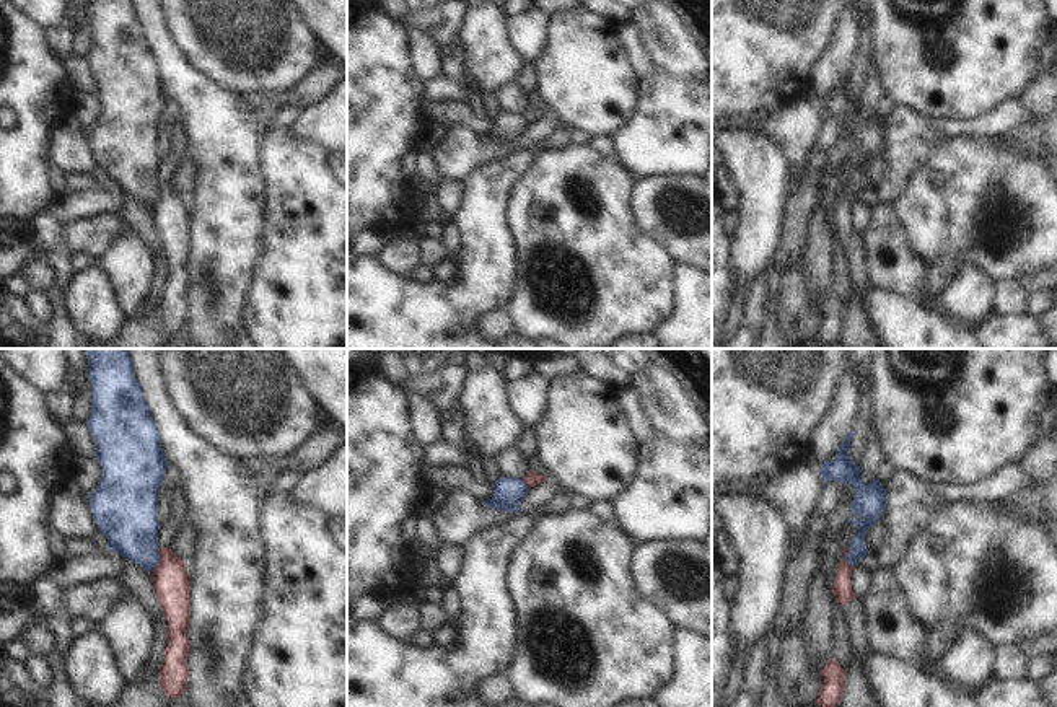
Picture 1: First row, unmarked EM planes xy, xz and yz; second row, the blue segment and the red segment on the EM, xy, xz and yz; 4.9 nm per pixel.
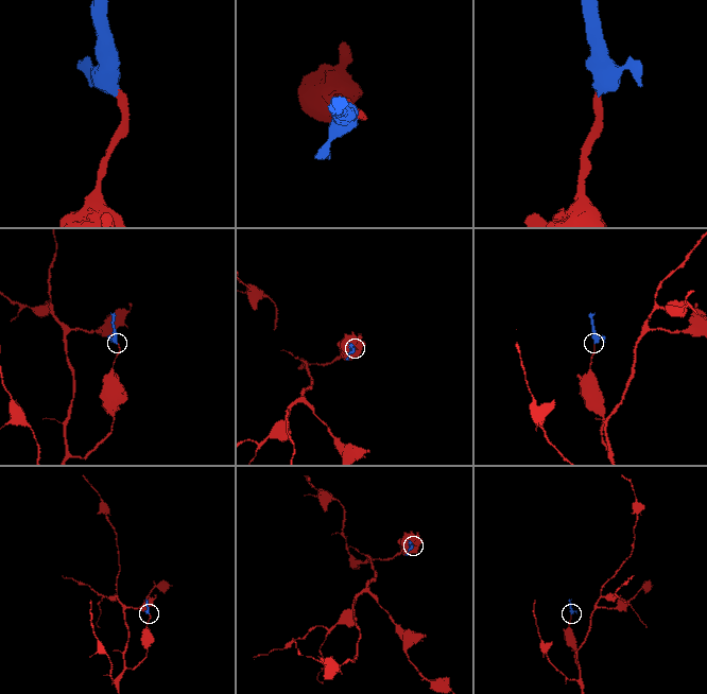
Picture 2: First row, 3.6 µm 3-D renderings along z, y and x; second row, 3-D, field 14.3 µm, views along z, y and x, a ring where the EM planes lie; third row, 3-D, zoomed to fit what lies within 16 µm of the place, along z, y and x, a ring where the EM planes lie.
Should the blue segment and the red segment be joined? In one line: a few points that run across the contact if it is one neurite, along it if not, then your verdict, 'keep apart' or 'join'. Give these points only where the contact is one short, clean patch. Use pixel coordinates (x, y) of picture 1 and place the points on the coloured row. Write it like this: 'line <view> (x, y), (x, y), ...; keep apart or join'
line xy (160, 548), (158, 564), (152, 572); keep apart

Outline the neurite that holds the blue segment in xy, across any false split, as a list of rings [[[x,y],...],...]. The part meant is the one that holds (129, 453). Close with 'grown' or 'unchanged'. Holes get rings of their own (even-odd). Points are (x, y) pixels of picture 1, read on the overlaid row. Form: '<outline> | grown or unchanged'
[[[85,349],[93,388],[86,425],[96,445],[96,461],[103,477],[88,503],[99,533],[109,538],[109,551],[129,557],[148,572],[160,562],[158,489],[168,466],[161,438],[148,411],[135,367],[127,349]]] | unchanged

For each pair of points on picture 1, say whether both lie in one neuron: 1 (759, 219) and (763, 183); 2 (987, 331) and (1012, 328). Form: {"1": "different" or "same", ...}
{"1": "same", "2": "same"}

